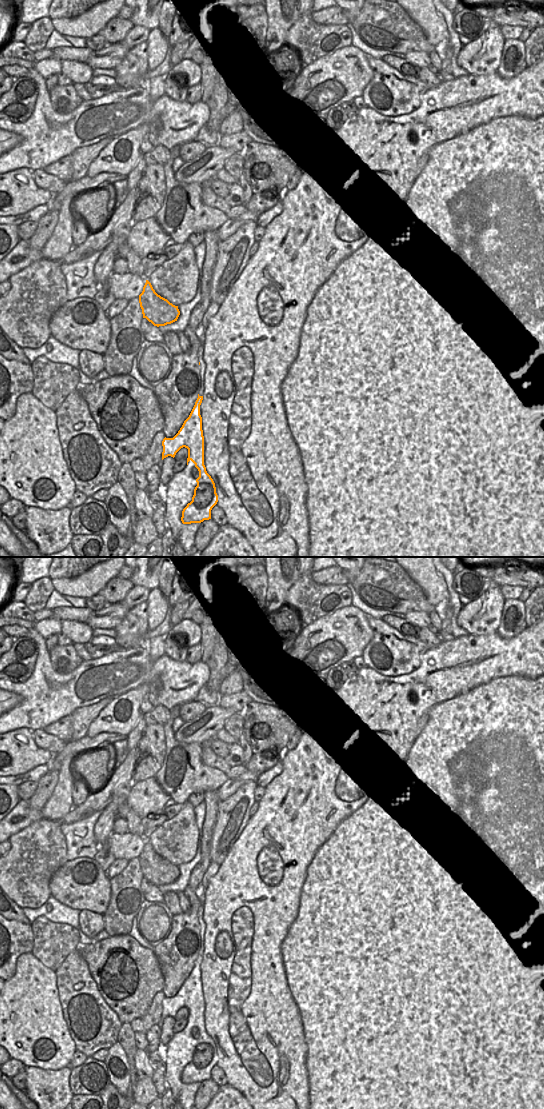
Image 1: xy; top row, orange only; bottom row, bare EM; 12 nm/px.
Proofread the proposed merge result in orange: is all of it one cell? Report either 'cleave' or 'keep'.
cleave

